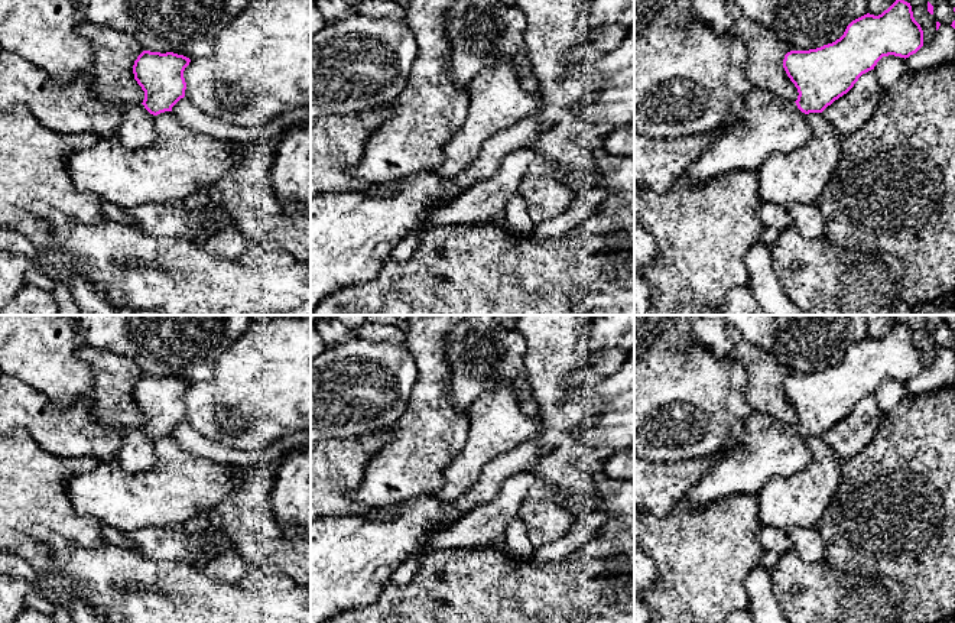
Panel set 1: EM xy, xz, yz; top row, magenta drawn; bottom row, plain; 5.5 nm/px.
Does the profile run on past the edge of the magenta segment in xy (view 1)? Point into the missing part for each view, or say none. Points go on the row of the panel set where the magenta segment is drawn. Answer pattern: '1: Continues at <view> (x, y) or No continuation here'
1: Continues at xy (136, 130)

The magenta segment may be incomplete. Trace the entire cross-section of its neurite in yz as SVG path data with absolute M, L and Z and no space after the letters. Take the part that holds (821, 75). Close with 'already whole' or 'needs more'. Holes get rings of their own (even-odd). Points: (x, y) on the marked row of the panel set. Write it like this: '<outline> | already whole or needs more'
M896 0L881 14L864 14L852 20L844 35L832 43L809 51L790 51L783 68L798 88L798 100L789 101L756 90L750 93L738 113L730 114L714 130L717 134L702 155L686 169L692 181L705 181L731 171L757 171L776 152L789 153L806 145L812 130L806 121L809 113L822 113L835 100L847 94L858 78L874 69L883 56L909 58L923 46L923 30L915 20L910 3Z | needs more

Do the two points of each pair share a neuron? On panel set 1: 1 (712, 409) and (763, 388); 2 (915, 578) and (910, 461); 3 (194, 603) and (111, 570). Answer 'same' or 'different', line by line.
1: different
2: same
3: same

